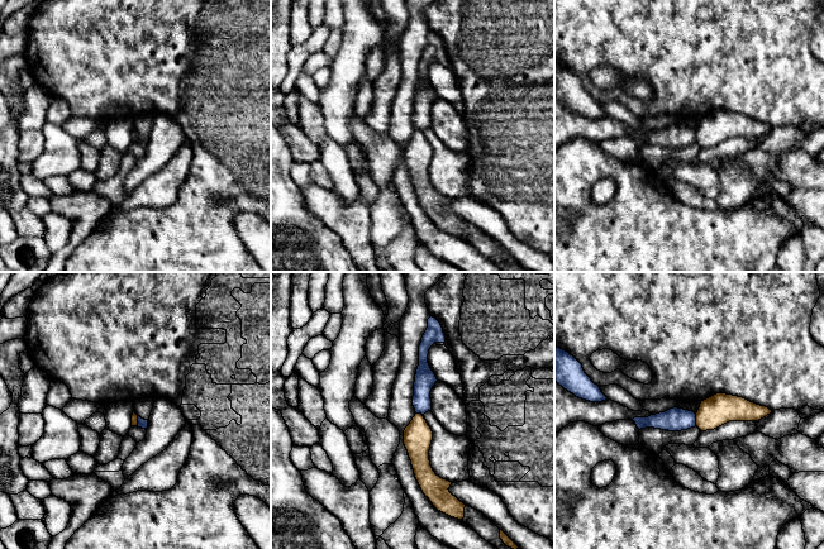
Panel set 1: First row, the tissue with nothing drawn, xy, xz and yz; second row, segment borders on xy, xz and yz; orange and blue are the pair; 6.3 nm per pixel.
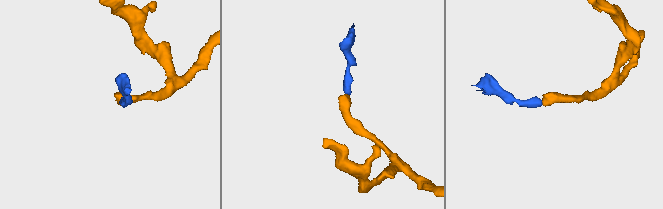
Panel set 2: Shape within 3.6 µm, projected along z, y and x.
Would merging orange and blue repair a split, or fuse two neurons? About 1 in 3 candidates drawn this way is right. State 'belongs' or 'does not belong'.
does not belong

